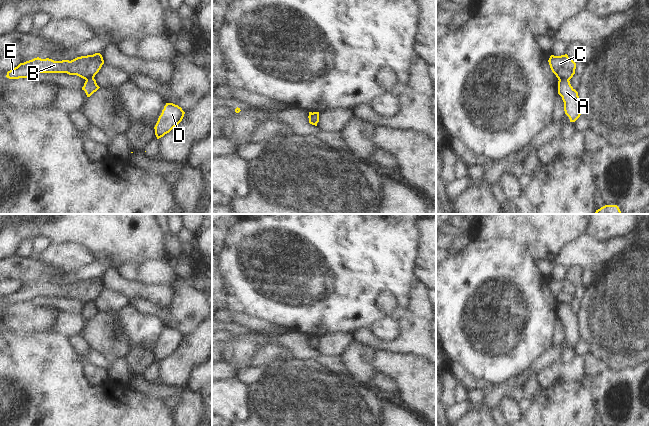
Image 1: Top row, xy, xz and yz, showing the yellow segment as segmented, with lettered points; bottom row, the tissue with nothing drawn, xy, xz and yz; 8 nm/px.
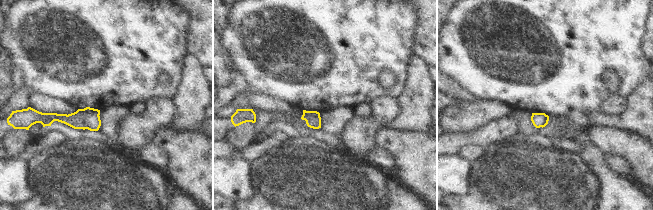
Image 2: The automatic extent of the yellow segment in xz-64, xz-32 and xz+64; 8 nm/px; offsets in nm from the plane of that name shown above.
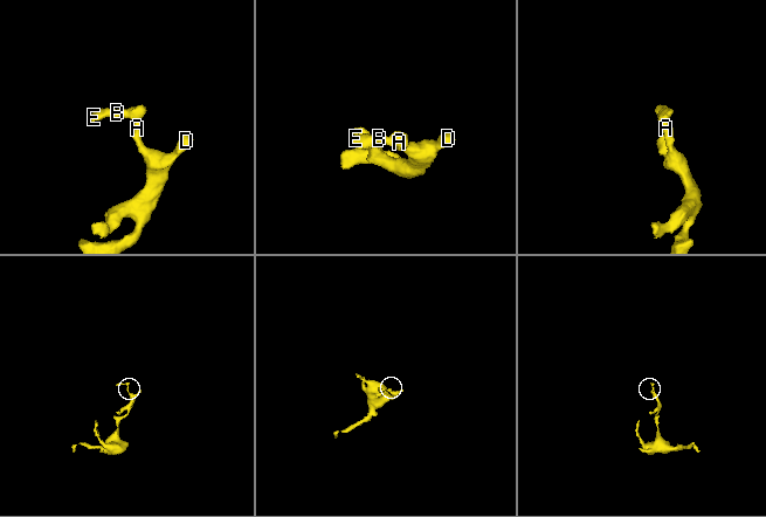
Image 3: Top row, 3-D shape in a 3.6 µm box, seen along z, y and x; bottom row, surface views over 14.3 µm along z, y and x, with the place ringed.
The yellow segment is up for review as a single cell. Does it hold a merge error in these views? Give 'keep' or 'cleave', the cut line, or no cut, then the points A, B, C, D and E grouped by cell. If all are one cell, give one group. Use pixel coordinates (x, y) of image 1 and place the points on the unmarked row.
cleave | yz (559, 303), (566, 303), (568, 305) | A D / B C E

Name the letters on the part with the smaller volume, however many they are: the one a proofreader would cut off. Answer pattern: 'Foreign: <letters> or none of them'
Foreign: B, C, E

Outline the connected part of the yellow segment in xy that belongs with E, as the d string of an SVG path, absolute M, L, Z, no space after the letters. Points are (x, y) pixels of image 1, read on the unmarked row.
M100 277L77 281L71 285L54 285L39 281L20 287L17 291L7 296L9 303L28 302L35 297L67 297L77 299L85 304L94 303L104 288Z

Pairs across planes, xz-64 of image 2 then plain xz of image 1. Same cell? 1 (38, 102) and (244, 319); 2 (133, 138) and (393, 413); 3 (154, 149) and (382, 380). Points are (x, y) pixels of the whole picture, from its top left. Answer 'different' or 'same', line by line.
1: same
2: same
3: same

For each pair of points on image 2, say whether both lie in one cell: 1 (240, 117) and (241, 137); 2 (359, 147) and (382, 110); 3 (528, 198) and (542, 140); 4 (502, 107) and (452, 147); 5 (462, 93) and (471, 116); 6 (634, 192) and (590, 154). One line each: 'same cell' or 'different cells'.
1: different cells
2: same cell
3: same cell
4: different cells
5: different cells
6: same cell

